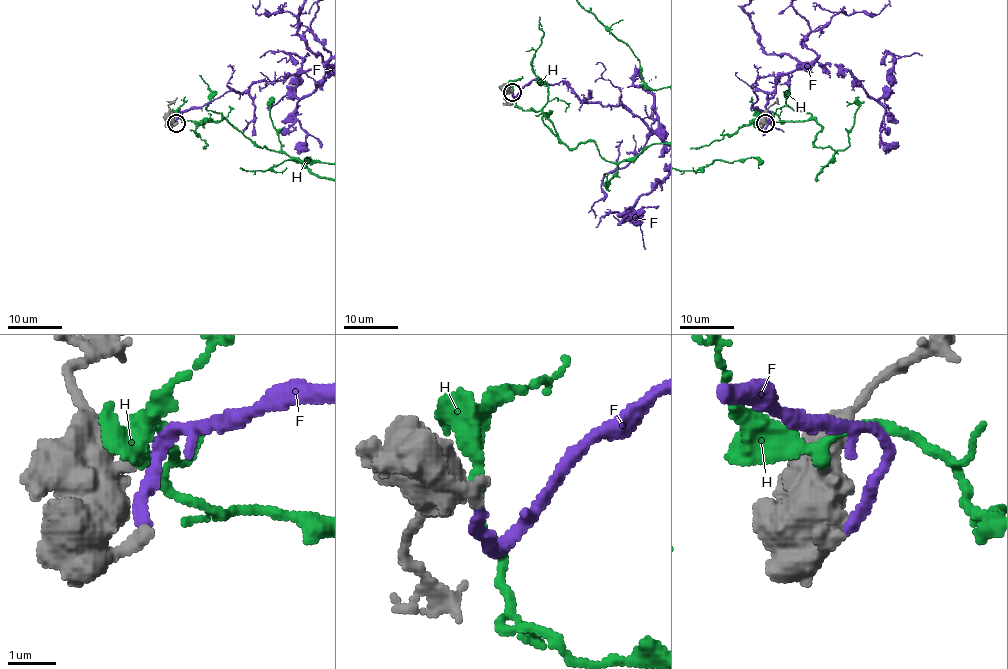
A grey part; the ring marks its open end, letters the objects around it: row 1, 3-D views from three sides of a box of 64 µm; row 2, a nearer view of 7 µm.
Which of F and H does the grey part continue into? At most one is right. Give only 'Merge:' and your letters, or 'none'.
Merge: F

